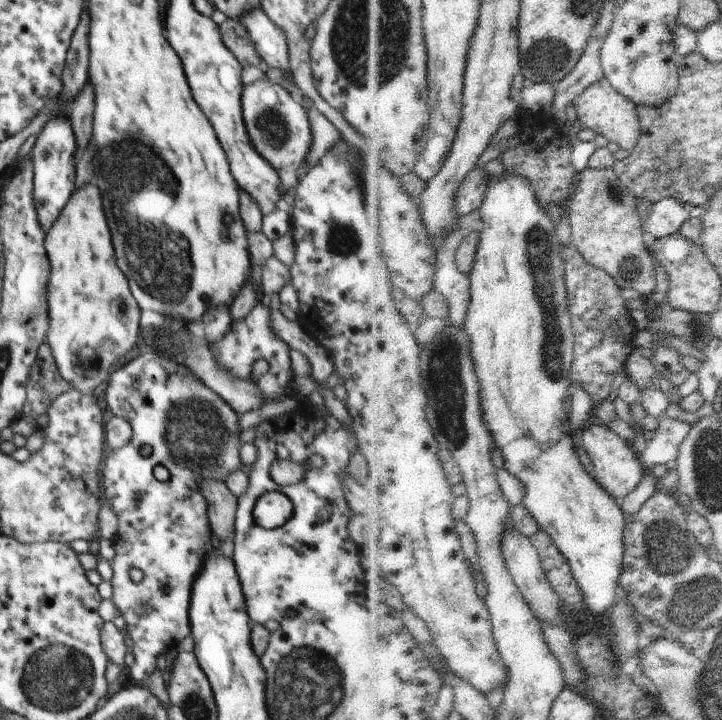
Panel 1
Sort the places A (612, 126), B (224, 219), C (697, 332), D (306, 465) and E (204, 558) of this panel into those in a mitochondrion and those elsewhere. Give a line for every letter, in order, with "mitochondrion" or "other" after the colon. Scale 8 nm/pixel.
A: other
B: mitochondrion
C: other
D: other
E: other

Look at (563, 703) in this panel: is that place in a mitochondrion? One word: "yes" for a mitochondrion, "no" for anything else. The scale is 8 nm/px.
no

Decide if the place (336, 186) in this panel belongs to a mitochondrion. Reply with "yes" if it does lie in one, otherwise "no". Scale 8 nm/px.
no

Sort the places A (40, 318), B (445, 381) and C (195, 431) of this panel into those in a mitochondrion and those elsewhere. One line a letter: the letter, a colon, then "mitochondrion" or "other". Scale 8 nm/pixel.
A: other
B: mitochondrion
C: mitochondrion

